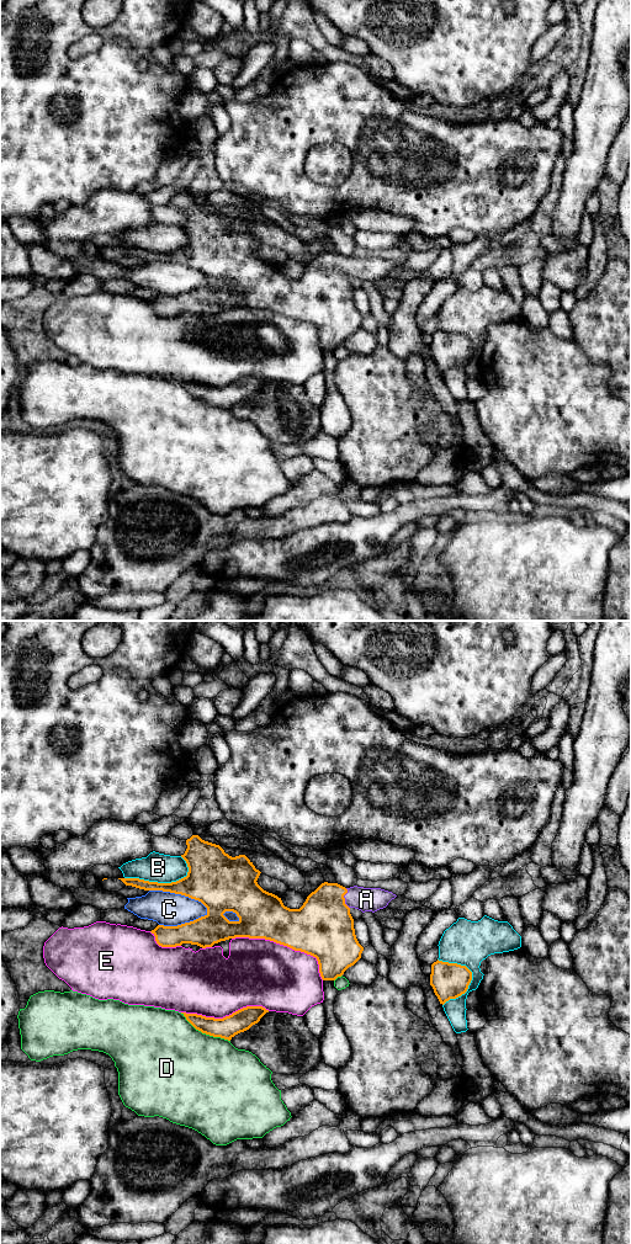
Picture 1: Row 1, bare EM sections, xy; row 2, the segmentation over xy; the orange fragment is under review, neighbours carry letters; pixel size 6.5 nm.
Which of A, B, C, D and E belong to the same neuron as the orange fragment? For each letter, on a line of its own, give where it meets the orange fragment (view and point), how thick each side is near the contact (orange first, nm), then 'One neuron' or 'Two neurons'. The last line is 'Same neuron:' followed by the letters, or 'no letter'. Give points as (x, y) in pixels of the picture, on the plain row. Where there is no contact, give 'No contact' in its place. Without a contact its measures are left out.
A: Touches orange at xy (344, 267). Thickness 400 nm (orange) against 160 nm. One neuron
B: Touches orange at xy (159, 253). Thickness 190 nm (orange) against 190 nm. Two neurons
C: Touches orange at xy (181, 264). Thickness 360 nm (orange) against 220 nm. Two neurons
D: Touches orange at xy (205, 402). Thickness 140 nm (orange) against 480 nm. Two neurons
E: Touches orange at xy (285, 314). Thickness 360 nm (orange) against 440 nm. Two neurons
Same neuron: A

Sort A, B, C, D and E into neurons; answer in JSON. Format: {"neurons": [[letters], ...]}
{"neurons": [["A"], ["B"], ["C"], ["D"], ["E"]]}

